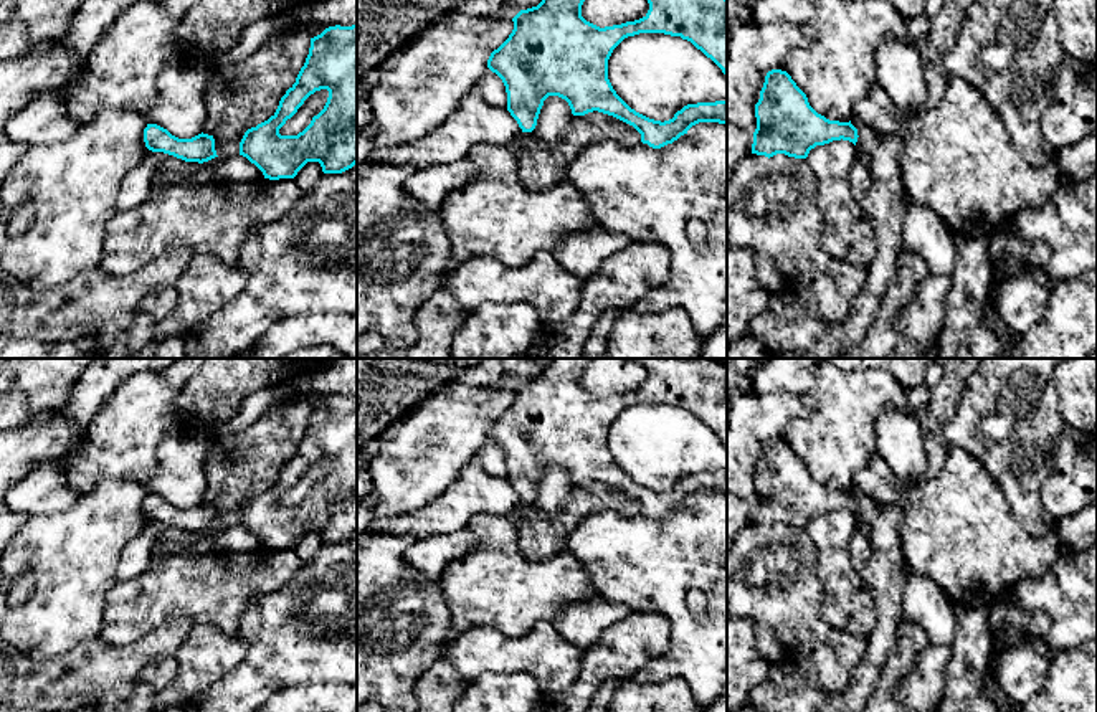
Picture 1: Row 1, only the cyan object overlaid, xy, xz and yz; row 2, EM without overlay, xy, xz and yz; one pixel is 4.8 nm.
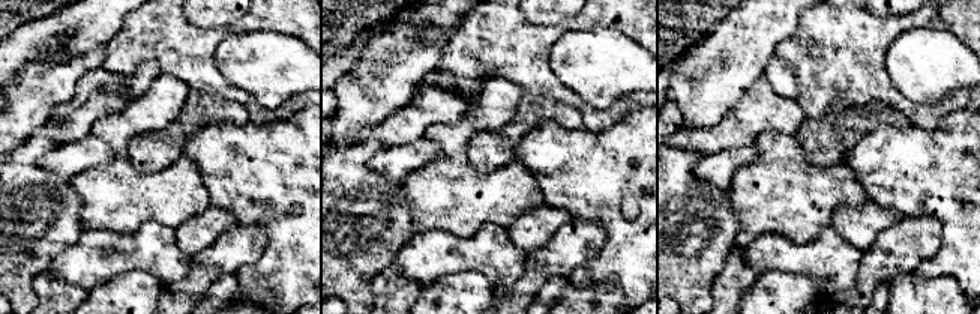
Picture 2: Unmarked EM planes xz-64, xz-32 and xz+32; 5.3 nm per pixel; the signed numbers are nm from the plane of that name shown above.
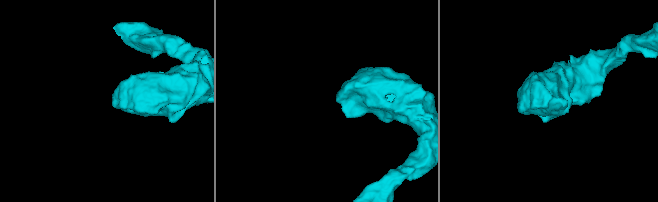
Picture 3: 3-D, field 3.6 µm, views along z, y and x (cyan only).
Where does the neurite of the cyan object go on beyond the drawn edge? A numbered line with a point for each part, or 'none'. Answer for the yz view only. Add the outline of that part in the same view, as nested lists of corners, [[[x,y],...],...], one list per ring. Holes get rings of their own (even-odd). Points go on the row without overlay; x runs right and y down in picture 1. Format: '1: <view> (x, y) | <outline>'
none

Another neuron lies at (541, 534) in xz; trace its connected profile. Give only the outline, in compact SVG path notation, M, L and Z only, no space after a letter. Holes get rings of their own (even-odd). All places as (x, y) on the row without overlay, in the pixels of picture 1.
M598 481L575 486L553 512L525 506L515 525L522 555L540 562L563 553L573 530L586 517L605 509L641 514L641 504L633 496Z

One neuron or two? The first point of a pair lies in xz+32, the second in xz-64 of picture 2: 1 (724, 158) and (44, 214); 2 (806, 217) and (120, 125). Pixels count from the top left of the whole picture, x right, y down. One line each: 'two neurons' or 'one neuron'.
1: two neurons
2: one neuron

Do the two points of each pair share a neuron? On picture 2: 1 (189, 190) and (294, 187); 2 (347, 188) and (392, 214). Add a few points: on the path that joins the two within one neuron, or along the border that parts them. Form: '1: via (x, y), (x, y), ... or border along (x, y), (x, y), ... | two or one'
1: border along (189, 158), (200, 173), (210, 205) | two
2: via (357, 199), (372, 214), (381, 214) | one

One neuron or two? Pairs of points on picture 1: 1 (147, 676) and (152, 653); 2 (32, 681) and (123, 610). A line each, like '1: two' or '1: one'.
1: two
2: two

